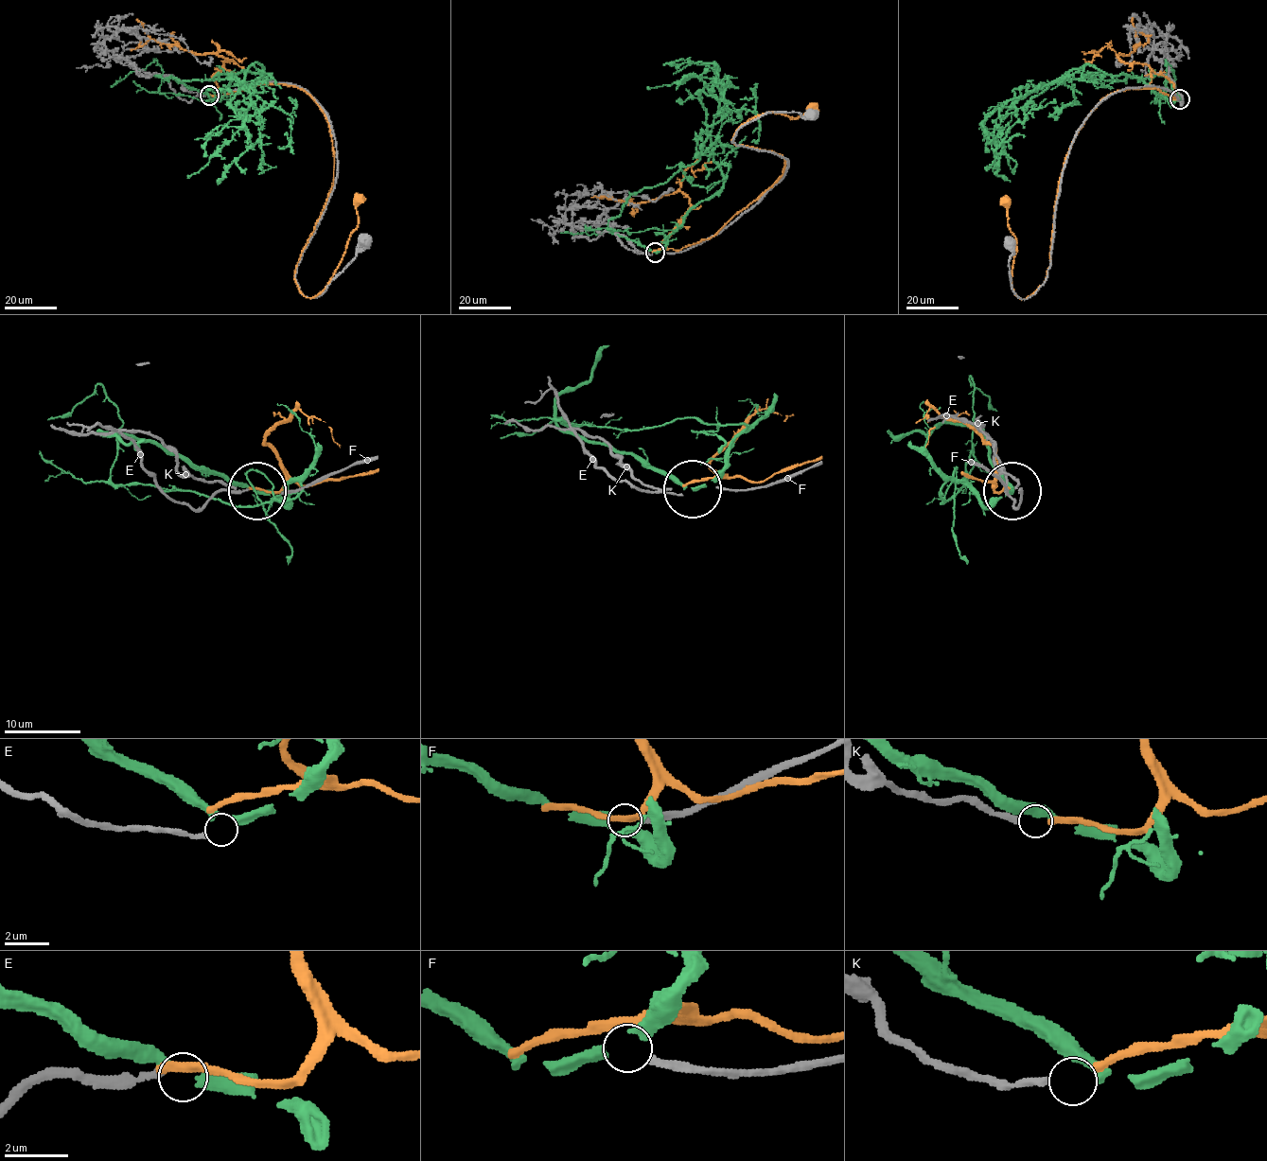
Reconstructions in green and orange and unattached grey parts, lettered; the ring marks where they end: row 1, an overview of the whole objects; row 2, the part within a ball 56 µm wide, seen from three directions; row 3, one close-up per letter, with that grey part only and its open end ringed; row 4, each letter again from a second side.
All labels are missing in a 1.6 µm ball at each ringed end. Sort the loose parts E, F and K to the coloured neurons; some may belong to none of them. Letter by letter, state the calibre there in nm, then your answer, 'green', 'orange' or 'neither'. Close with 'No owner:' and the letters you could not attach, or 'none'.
E: 200 nm | neither
F: 240 nm | green
K: 240 nm | orange
No owner: E

